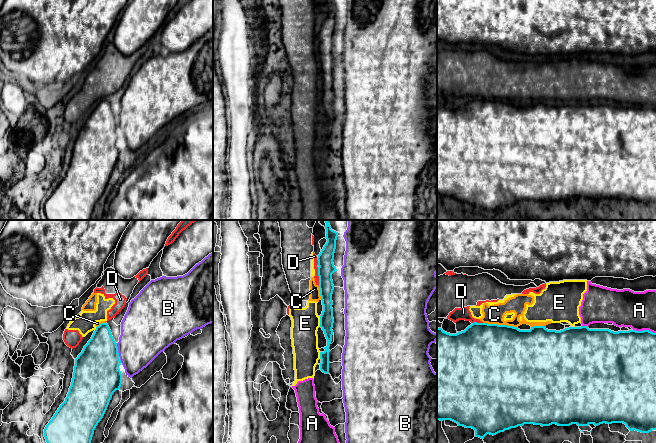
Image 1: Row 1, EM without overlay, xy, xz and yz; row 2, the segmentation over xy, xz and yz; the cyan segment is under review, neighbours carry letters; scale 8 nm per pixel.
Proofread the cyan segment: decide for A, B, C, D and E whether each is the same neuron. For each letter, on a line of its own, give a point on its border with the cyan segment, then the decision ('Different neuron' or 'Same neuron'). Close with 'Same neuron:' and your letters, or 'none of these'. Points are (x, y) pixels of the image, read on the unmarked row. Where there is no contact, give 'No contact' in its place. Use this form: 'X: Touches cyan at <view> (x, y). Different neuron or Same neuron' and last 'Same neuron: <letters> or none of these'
A: Touches cyan at yz (644, 106). Different neuron
B: Touches cyan at xy (117, 126). Different neuron
C: Touches cyan at yz (500, 101). Different neuron
D: Touches cyan at xz (318, 51). Different neuron
E: Touches cyan at xz (320, 97). Different neuron
Same neuron: none of these

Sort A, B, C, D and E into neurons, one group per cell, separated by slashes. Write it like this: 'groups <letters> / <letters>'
groups A C D E / B

